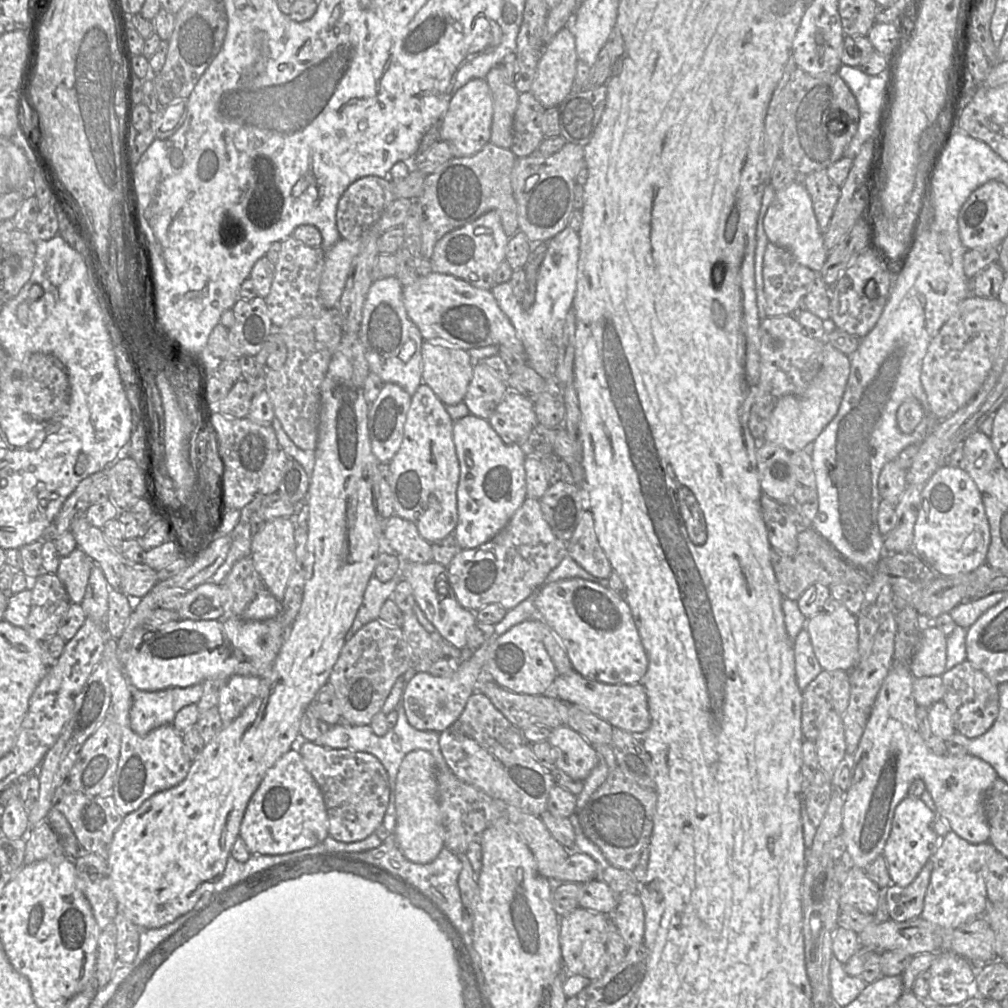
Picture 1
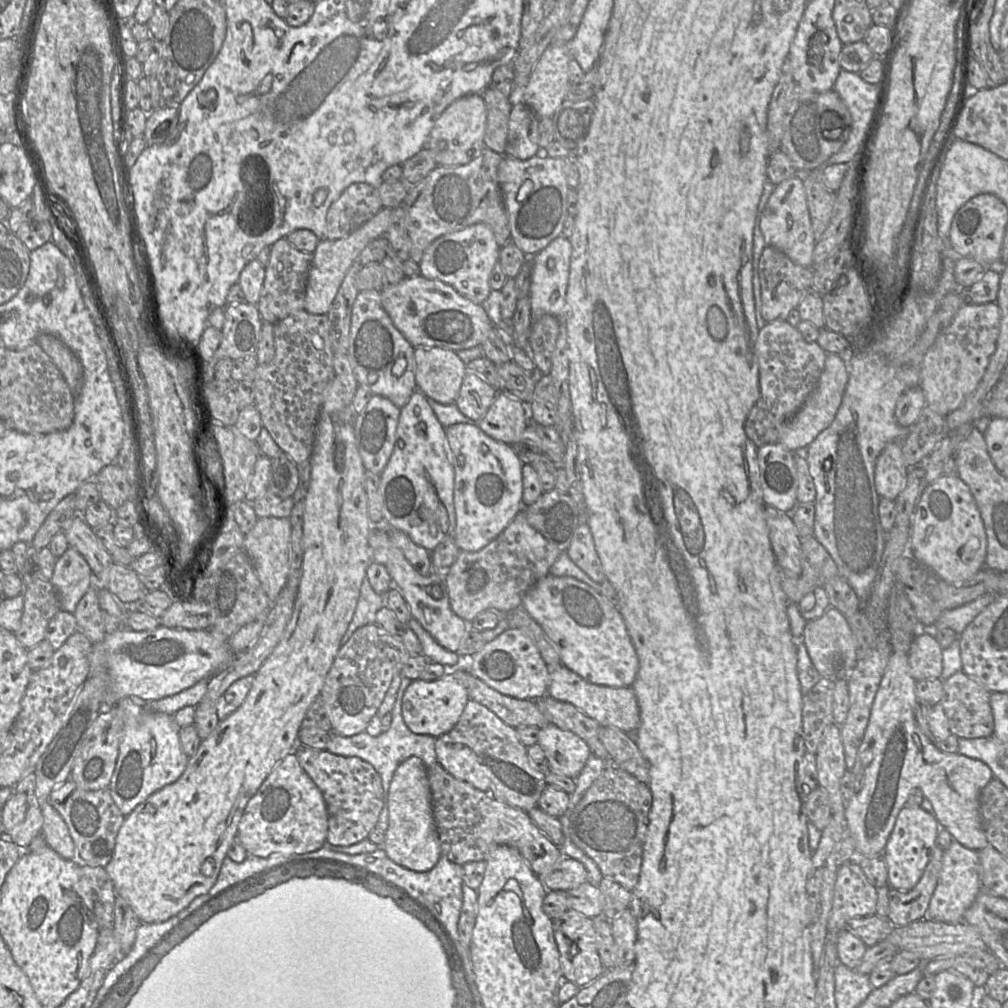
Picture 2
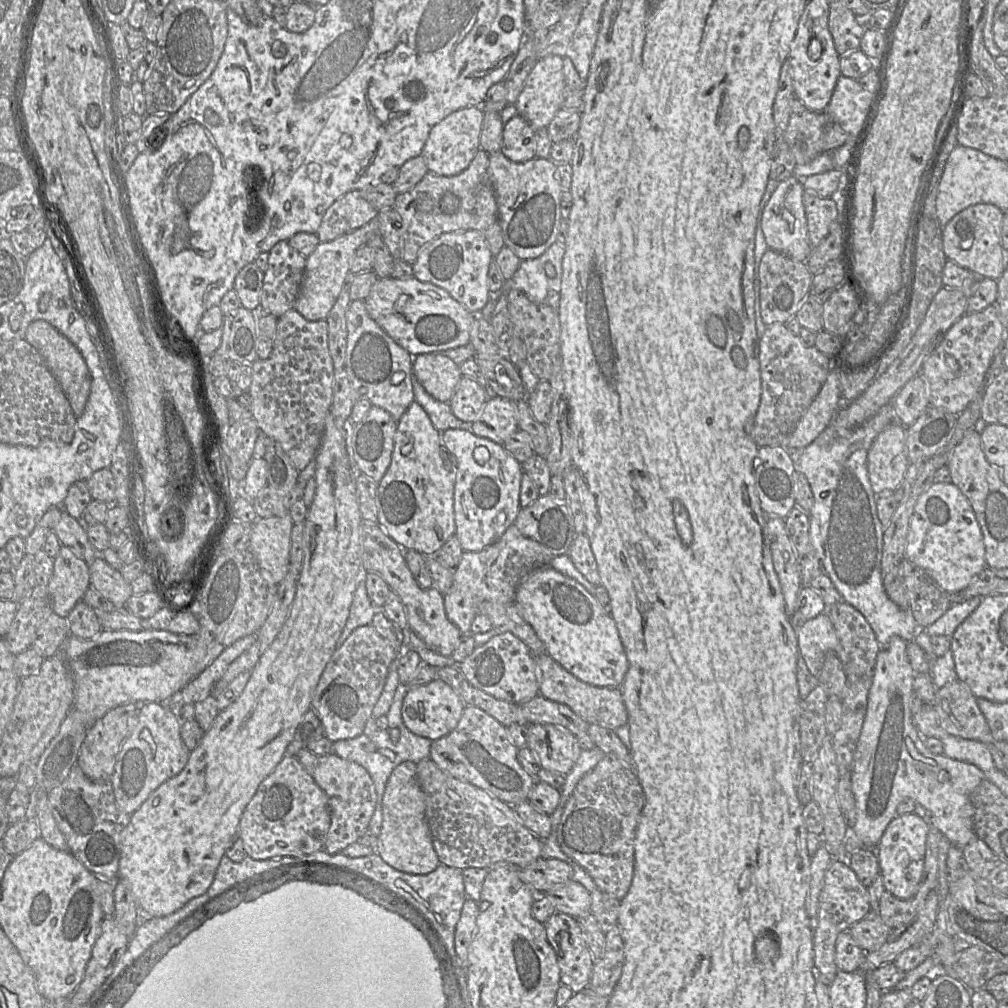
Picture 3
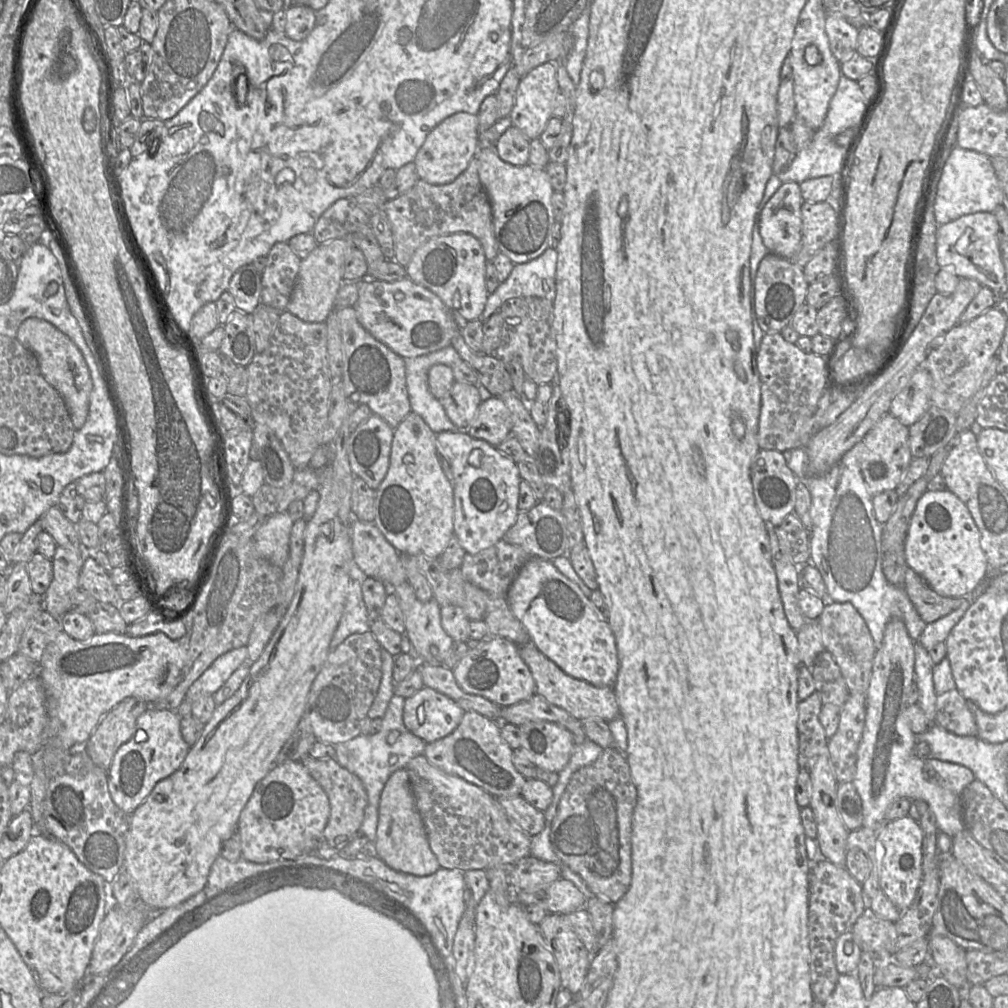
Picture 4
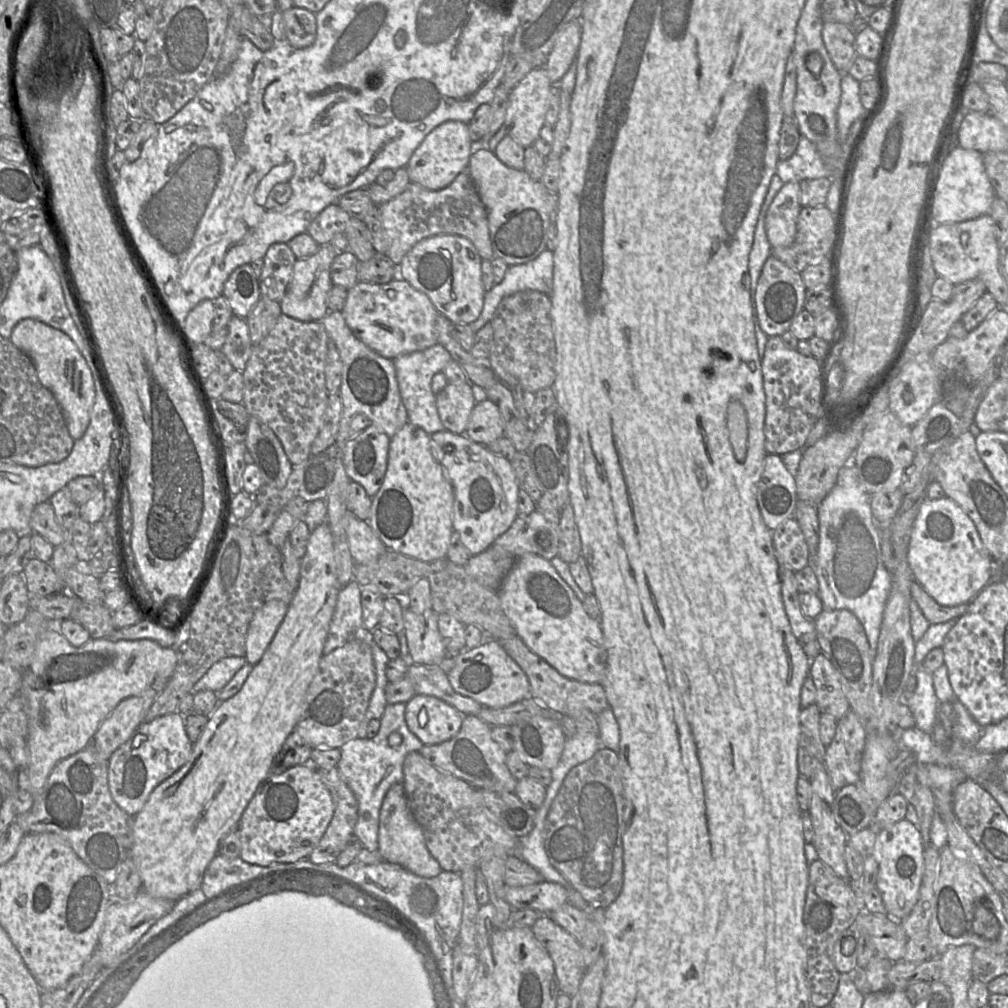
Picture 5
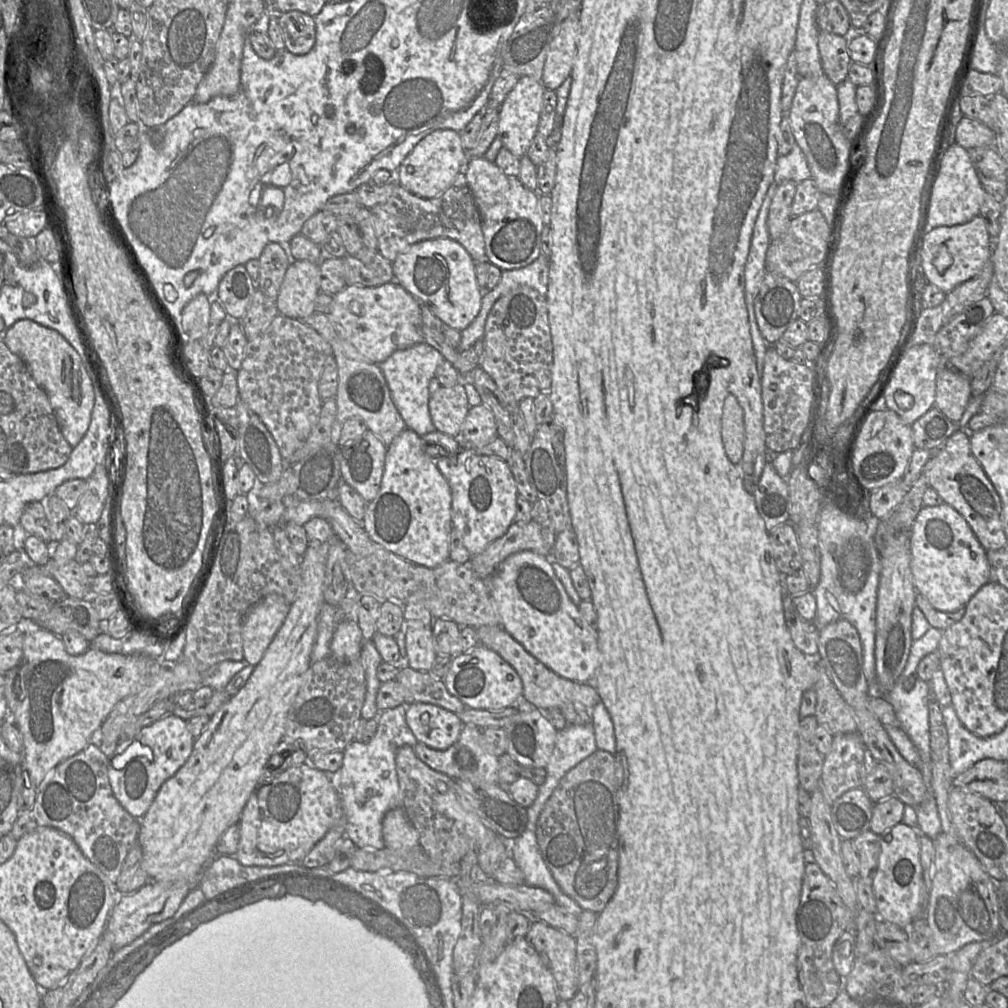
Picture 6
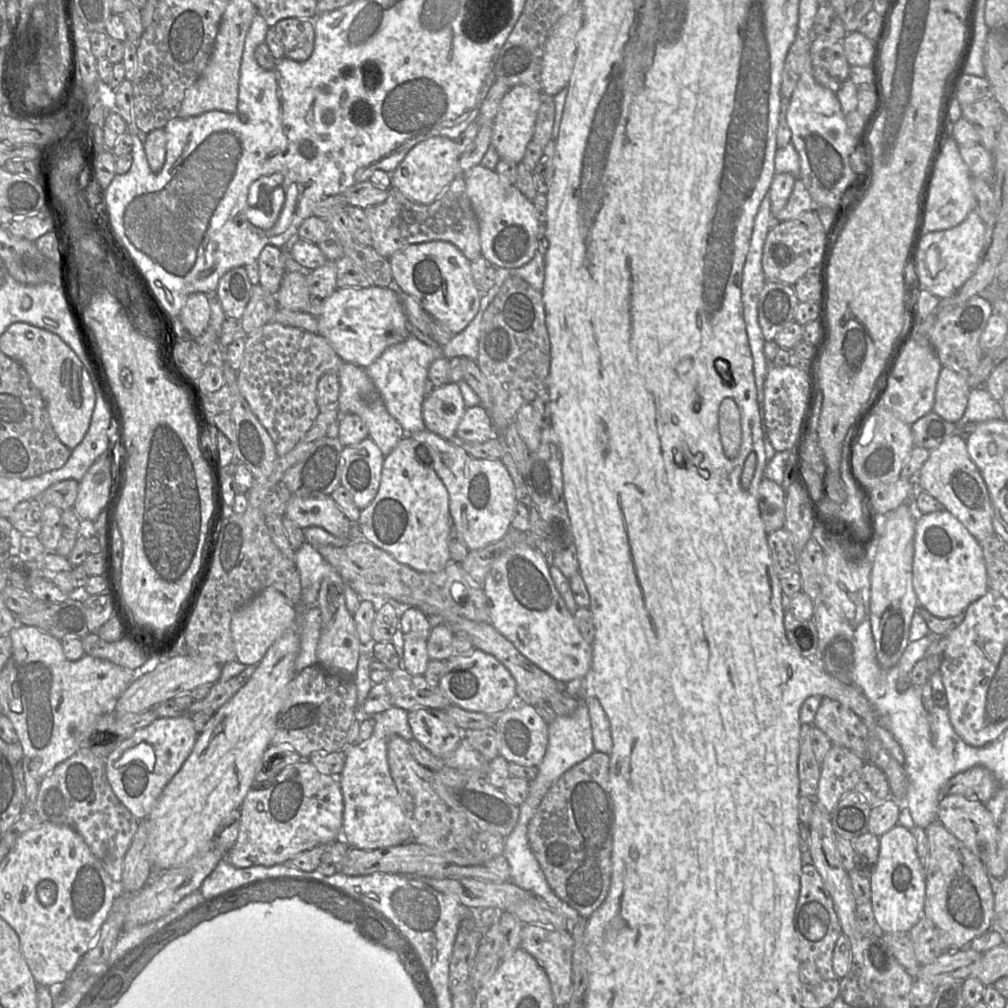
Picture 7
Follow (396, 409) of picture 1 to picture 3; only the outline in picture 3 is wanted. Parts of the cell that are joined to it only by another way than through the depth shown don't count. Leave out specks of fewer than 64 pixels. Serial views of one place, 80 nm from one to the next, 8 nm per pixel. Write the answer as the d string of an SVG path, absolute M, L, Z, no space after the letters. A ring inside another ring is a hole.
M372 406L361 422L344 426L347 453L357 473L371 477L379 484L391 463L397 424L386 410Z

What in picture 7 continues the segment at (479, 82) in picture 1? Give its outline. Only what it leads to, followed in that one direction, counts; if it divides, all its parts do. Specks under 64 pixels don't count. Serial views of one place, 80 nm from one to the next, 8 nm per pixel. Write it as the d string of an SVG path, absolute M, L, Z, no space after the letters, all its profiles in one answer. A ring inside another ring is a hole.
M433 137L415 145L397 168L390 173L391 187L397 188L408 200L421 205L432 203L459 174L459 159L455 141Z

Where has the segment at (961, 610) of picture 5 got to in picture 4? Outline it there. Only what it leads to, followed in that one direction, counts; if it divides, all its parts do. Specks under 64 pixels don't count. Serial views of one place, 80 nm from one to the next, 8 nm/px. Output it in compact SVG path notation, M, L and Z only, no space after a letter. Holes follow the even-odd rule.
M907 568L904 589L921 619L930 624L959 608L965 601L975 601L969 594L961 597L938 595L913 569Z

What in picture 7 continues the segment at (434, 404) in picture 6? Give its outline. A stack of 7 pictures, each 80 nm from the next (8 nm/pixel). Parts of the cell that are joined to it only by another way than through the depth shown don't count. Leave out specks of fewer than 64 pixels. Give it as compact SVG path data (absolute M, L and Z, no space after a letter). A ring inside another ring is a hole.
M449 382L436 387L422 404L425 428L450 440L456 435L465 410L464 399L457 383Z

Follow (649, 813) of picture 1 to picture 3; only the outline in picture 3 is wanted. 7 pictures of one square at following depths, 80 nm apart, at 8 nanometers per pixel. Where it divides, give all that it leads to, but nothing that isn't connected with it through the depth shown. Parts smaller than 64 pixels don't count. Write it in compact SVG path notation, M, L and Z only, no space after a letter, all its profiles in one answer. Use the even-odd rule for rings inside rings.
M605 754L577 783L557 827L556 841L562 852L585 869L599 890L620 901L628 893L634 876L636 829L644 805L644 791L634 768L613 754Z

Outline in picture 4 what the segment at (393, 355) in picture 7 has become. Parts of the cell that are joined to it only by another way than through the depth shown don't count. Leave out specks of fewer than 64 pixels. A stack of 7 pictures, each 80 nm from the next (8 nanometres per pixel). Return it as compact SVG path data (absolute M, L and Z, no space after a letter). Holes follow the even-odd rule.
M452 346L405 359L406 385L411 411L418 414L435 434L446 431L468 433L468 428L459 428L451 422L443 405L432 395L428 387L428 371L432 366L444 364L454 368L462 361Z

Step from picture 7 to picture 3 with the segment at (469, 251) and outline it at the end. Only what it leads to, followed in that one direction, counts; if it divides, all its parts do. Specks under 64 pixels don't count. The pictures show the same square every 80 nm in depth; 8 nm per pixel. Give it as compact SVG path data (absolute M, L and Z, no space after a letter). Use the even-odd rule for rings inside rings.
M480 150L464 171L454 176L428 172L412 189L397 194L394 208L402 219L402 259L412 265L419 252L448 232L477 230L483 234L494 260L504 246L495 191L488 175L489 153Z

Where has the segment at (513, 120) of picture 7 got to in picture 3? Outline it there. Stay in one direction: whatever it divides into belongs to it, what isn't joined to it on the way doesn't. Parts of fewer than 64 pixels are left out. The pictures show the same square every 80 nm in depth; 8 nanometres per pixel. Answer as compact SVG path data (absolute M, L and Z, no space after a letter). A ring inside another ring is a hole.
M549 55L538 59L515 103L517 114L534 130L547 128L561 109L565 88L563 58Z

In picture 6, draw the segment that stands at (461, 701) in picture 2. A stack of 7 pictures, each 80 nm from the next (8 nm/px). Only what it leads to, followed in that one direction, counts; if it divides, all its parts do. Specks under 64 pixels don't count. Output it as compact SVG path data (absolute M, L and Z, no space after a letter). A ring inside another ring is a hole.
M422 702L407 705L406 722L418 742L435 750L452 746L464 725L458 714Z

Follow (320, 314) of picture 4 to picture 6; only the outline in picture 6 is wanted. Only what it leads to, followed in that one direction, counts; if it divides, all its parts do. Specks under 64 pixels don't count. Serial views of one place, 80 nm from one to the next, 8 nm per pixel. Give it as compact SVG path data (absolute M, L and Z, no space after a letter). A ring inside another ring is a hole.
M294 260L288 267L276 303L279 314L293 319L305 319L315 313L315 300L320 293L320 263Z

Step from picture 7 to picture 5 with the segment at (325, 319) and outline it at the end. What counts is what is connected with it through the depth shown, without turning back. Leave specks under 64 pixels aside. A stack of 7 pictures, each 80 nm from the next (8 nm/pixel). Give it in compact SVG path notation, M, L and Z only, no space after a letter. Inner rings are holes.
M399 276L385 284L358 282L348 289L341 312L352 332L385 358L394 359L437 344L435 319L439 313L426 294Z

